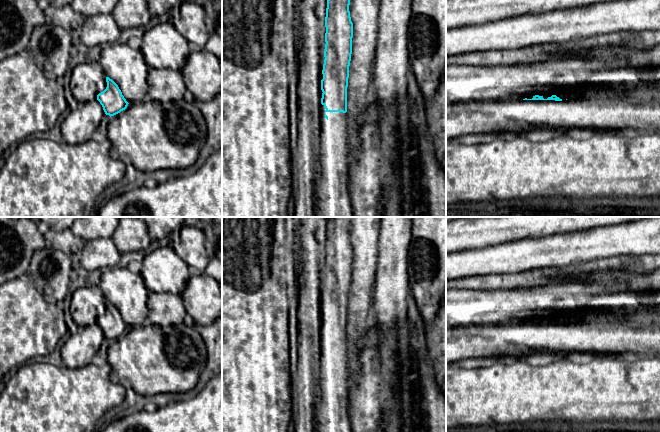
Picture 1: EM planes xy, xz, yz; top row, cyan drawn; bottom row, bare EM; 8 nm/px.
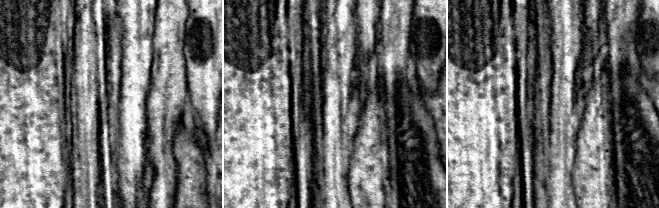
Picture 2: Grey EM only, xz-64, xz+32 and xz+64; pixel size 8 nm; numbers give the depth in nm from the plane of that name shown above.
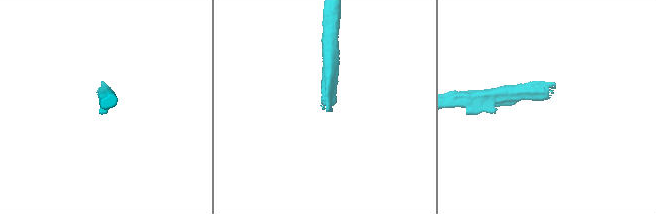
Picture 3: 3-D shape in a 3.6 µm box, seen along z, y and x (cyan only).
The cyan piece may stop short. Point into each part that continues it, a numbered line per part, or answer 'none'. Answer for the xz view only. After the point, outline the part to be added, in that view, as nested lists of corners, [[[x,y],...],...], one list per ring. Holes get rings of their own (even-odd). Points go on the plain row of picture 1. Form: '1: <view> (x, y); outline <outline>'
1: xz (332, 409); outline [[[325,336],[330,351],[339,354],[334,373],[320,384],[316,414],[318,432],[352,432],[348,415],[348,358],[350,340],[343,336]]]

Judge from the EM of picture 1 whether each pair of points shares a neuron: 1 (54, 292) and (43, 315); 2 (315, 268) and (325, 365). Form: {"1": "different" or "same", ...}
{"1": "different", "2": "same"}

